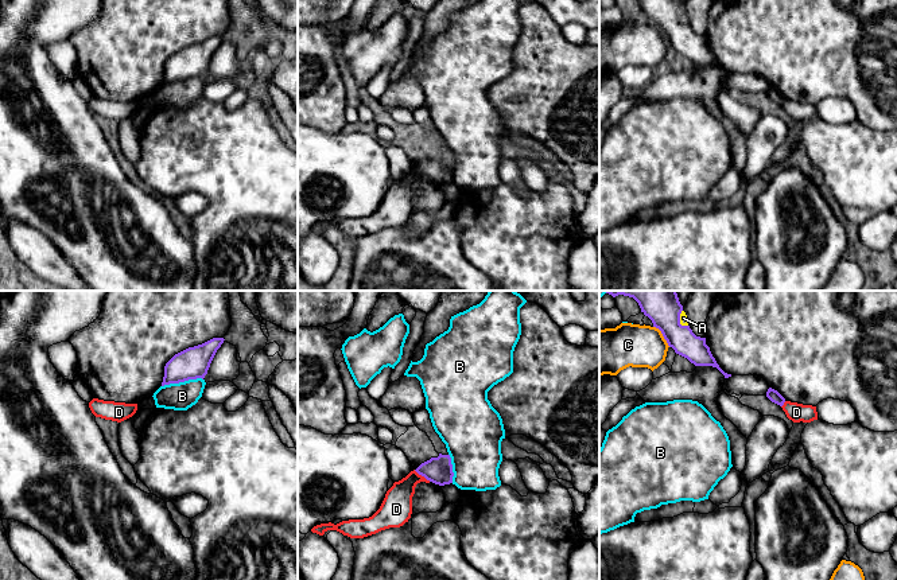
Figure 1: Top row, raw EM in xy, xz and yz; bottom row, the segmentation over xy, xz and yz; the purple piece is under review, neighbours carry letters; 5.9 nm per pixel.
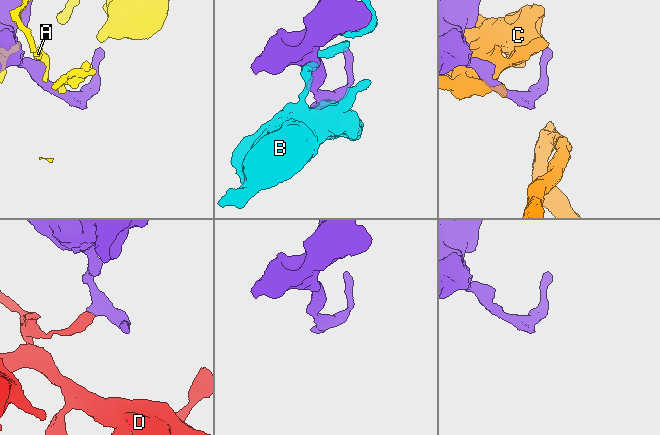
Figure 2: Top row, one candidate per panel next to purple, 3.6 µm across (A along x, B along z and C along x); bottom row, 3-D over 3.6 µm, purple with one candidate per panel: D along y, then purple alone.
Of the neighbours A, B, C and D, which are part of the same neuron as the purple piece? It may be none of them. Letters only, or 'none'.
none

